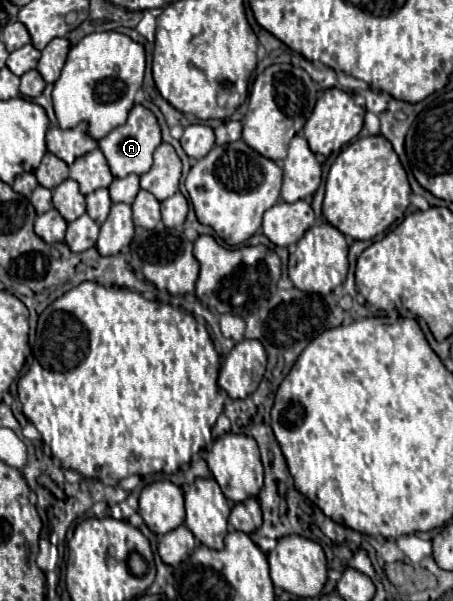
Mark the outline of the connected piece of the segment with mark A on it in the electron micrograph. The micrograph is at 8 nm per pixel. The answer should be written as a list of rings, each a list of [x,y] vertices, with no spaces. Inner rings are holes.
[[[134,105],[128,115],[128,121],[116,127],[108,137],[100,141],[100,151],[104,153],[114,177],[126,177],[130,173],[144,175],[152,167],[152,153],[160,143],[162,143],[162,135],[154,113],[142,105]]]

